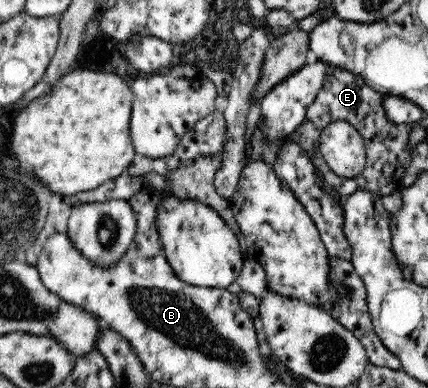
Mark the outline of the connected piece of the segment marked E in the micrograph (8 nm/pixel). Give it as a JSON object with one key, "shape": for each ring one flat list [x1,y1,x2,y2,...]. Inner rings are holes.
{"shape":[[332,67,330,75,317,93,316,99,307,107,304,122,298,129,299,143,305,149,313,162,319,168,325,180,343,197,352,195,356,189,390,195,398,192,405,185,402,183,404,171,410,163,411,153,406,150,410,124,393,125,387,121,382,99,386,95,378,93,370,87,360,76,354,75,342,68],[334,121,346,121,354,126,362,136,367,153,367,164,364,171,354,179,341,178,328,167,324,156,319,151,319,134]]}

